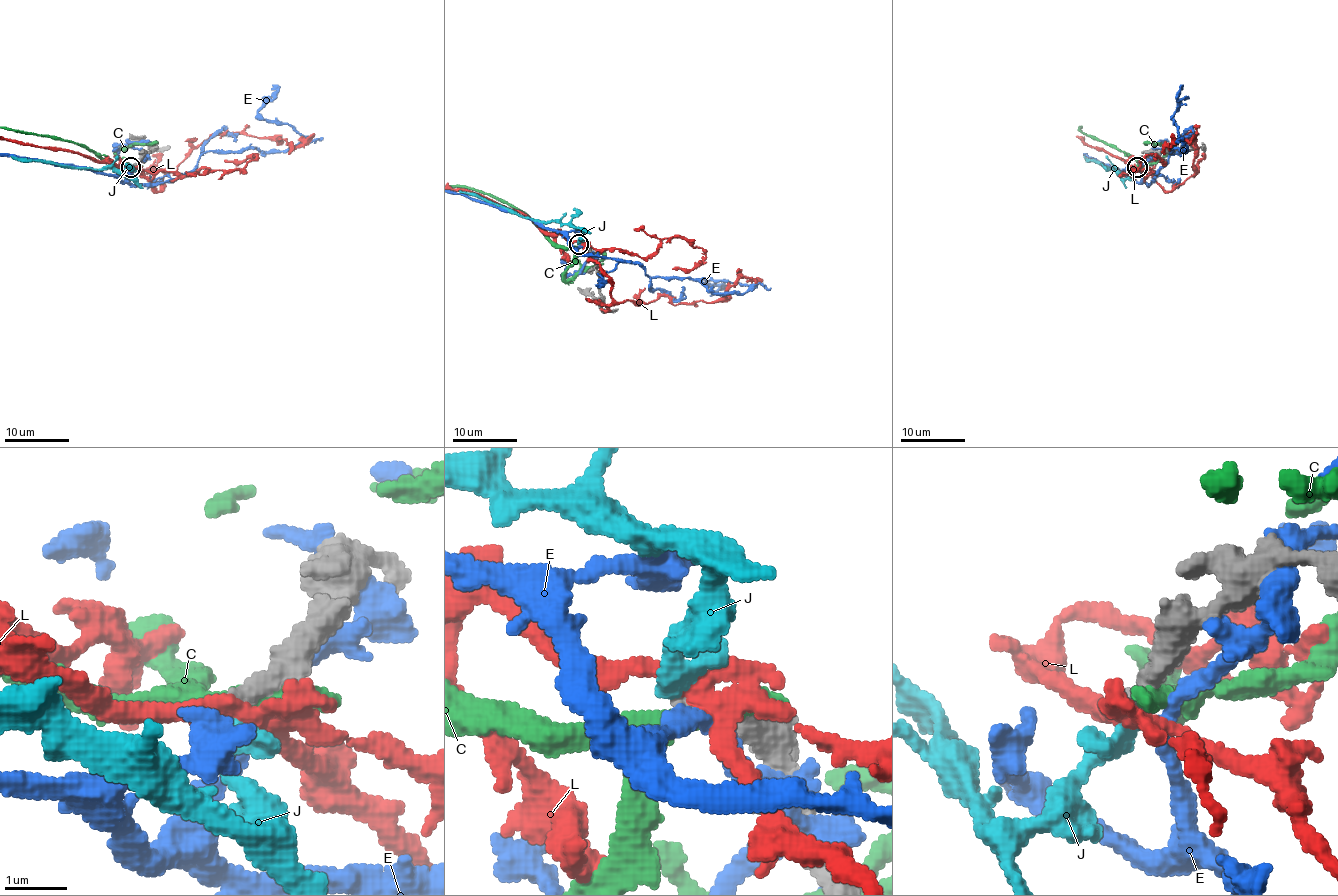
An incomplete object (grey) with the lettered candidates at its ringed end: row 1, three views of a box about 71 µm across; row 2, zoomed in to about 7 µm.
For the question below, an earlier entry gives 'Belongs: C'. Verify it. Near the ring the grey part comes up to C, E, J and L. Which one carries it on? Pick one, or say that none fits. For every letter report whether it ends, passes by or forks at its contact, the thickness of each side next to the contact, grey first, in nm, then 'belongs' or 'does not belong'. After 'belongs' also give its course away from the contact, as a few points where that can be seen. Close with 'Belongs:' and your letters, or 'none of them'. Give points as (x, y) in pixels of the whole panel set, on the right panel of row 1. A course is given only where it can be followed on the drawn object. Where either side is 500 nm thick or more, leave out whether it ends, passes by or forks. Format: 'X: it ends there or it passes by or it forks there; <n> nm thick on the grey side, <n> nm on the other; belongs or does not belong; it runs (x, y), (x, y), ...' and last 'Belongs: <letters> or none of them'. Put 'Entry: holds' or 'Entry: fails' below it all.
C: it passes by; 480 nm thick on the grey side, 280 nm on the other; does not belong
E: it passes by; 360 nm thick on the grey side, 280 nm on the other; does not belong
J: it passes by; 360 nm thick on the grey side, 280 nm on the other; belongs
L: it forks there; 360 nm thick on the grey side, 300 nm on the other; does not belong
Belongs: J
Entry: fails

